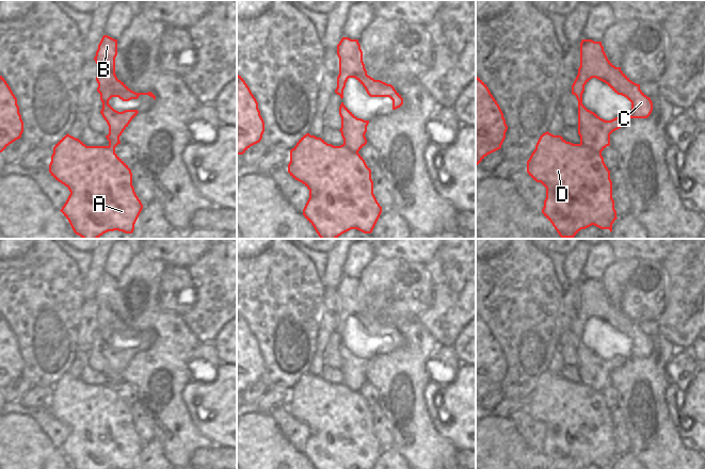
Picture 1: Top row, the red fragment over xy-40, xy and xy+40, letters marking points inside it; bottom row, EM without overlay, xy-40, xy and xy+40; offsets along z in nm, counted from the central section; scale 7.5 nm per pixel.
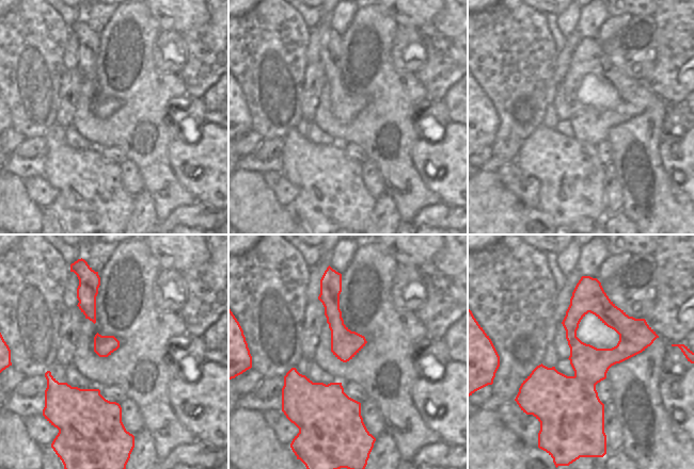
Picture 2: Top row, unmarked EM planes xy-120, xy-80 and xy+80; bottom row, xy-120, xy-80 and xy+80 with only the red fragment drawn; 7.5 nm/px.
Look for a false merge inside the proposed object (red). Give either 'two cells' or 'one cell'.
one cell

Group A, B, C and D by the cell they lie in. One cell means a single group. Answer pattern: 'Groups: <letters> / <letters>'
Groups: A B C D

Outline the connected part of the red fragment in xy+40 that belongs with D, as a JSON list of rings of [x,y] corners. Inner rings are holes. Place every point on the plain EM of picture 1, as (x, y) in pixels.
[[[582,278],[580,281],[580,305],[572,324],[572,333],[578,339],[579,383],[566,381],[561,374],[548,370],[543,372],[527,400],[527,411],[536,421],[546,426],[546,437],[542,452],[556,469],[581,469],[592,464],[600,468],[612,469],[618,457],[612,437],[610,409],[604,401],[602,390],[610,385],[610,373],[625,363],[629,357],[647,357],[653,350],[653,341],[622,309],[607,296],[602,280]],[[596,317],[605,321],[614,331],[626,336],[631,341],[628,357],[620,355],[605,359],[582,343],[584,324]]]

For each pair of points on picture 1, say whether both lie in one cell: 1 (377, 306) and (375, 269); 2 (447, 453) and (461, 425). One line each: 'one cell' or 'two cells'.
1: one cell
2: two cells

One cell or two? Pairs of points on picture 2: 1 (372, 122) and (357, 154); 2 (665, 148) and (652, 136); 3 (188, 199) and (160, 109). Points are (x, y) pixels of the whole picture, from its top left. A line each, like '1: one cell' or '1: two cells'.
1: two cells
2: two cells
3: one cell

